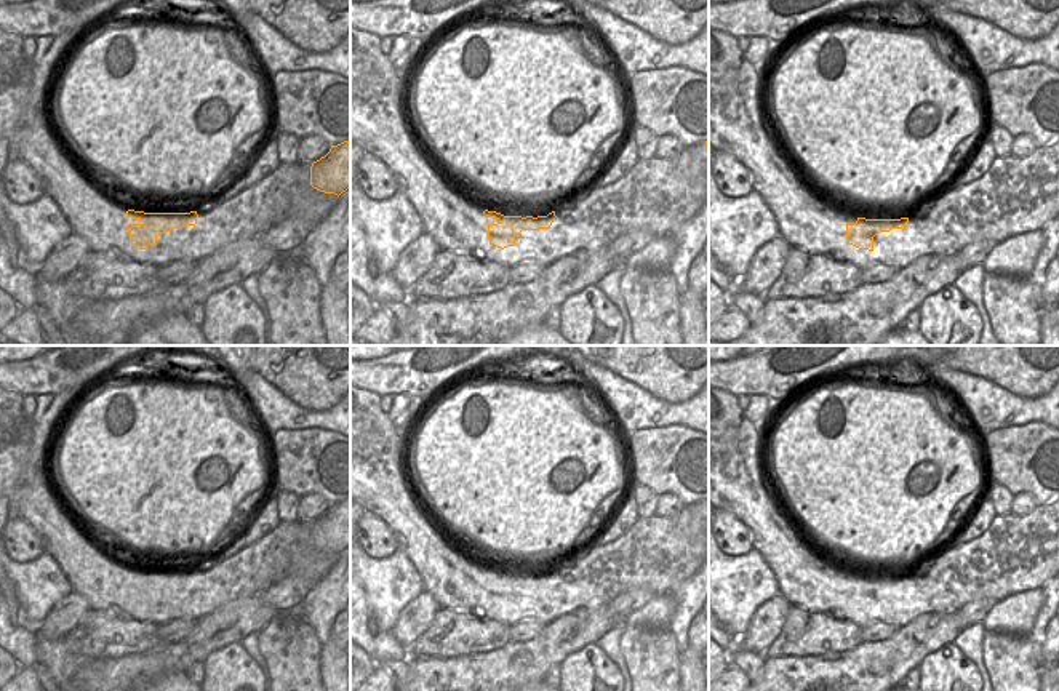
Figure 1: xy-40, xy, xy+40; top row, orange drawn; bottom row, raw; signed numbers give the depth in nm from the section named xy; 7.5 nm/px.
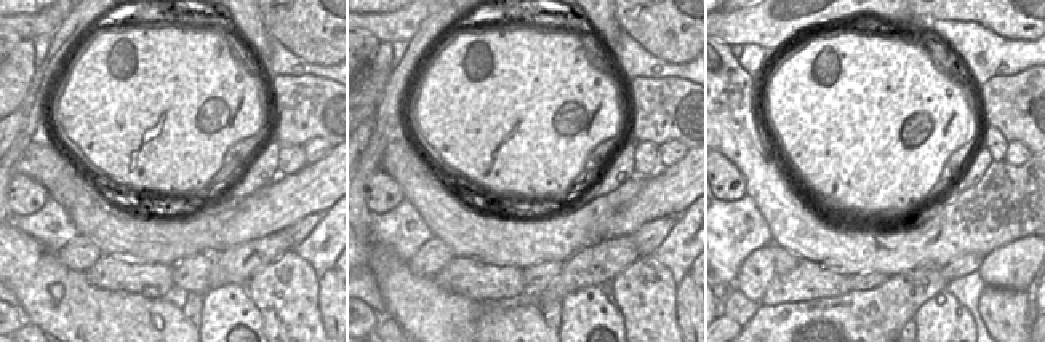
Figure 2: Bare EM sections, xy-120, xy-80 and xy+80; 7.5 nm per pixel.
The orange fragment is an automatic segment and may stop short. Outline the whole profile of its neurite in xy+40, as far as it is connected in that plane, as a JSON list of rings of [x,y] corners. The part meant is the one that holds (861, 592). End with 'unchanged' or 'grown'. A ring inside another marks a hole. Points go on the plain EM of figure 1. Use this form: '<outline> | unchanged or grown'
[[[857,576],[854,582],[846,582],[848,603],[859,608],[873,609],[873,595],[891,587],[907,587],[909,576],[901,577],[865,577]]] | unchanged

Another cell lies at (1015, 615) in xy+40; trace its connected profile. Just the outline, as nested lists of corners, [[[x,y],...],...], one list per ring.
[[[1041,589],[1025,590],[1000,600],[981,621],[985,632],[1030,635],[1040,608],[1045,603]]]

